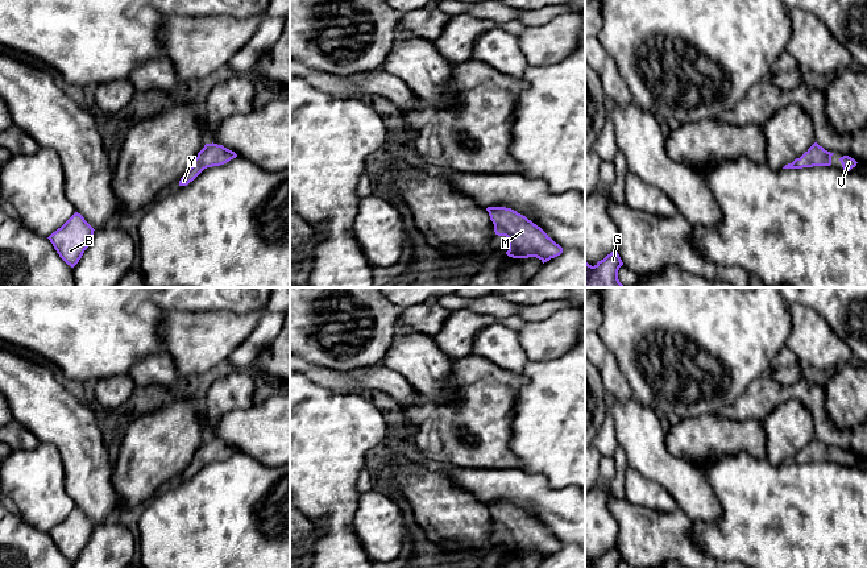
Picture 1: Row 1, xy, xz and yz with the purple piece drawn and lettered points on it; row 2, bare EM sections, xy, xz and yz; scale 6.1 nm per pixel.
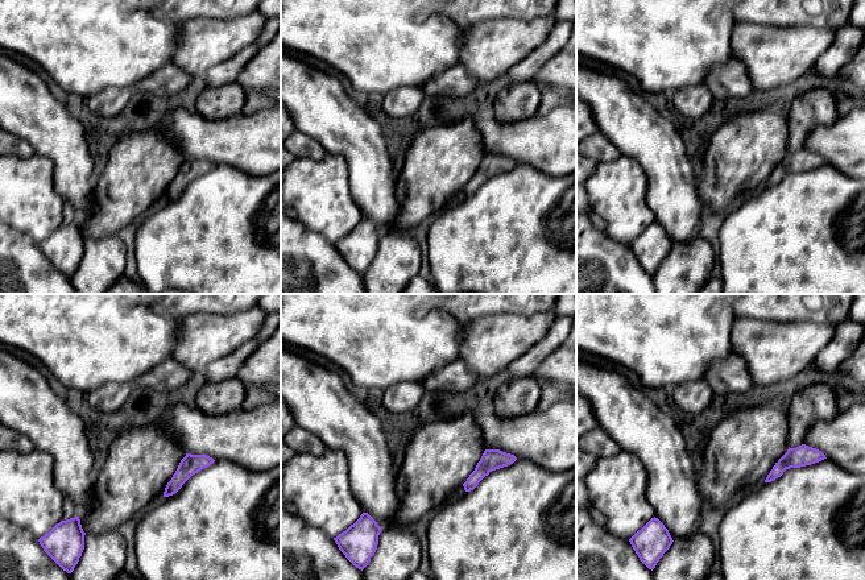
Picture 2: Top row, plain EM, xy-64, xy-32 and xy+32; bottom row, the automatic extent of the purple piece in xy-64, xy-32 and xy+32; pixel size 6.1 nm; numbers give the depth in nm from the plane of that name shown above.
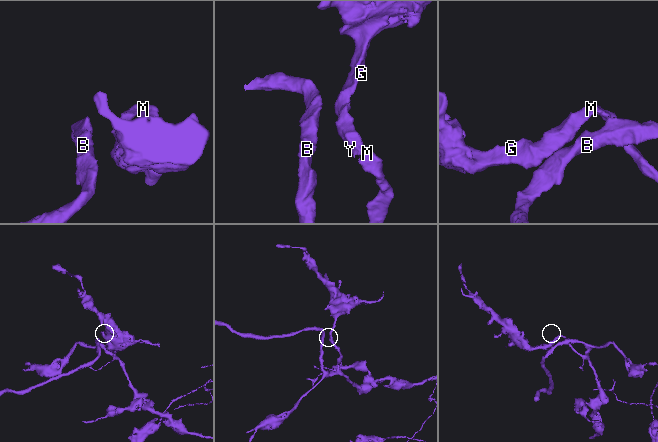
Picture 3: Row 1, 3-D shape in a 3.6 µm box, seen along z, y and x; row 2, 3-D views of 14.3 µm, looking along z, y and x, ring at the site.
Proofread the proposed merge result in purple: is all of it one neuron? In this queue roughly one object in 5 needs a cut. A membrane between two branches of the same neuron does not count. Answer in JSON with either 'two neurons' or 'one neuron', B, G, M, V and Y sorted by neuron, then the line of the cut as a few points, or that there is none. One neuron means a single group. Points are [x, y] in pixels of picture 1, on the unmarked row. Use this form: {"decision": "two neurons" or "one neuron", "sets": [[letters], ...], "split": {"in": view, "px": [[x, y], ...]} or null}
{"decision": "one neuron", "sets": [["B", "G", "M", "V", "Y"]], "split": null}

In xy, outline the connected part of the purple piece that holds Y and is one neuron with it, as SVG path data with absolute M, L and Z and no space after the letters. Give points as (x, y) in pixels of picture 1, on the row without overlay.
M213 438L206 439L204 443L198 448L198 452L194 455L191 463L181 473L179 481L187 481L204 464L224 460L236 452L237 449L235 447L224 443L223 440Z

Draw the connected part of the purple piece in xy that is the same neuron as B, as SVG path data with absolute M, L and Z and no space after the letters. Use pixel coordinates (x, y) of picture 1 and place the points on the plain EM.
M75 507L61 523L53 527L47 534L53 539L59 552L71 563L82 554L84 546L90 542L94 523L84 513Z

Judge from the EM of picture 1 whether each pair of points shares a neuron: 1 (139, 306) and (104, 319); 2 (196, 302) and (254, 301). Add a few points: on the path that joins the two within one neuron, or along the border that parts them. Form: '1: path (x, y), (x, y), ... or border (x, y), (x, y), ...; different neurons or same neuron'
1: path (131, 314), (125, 319), (112, 319); same neuron
2: path (211, 301), (240, 301); same neuron

